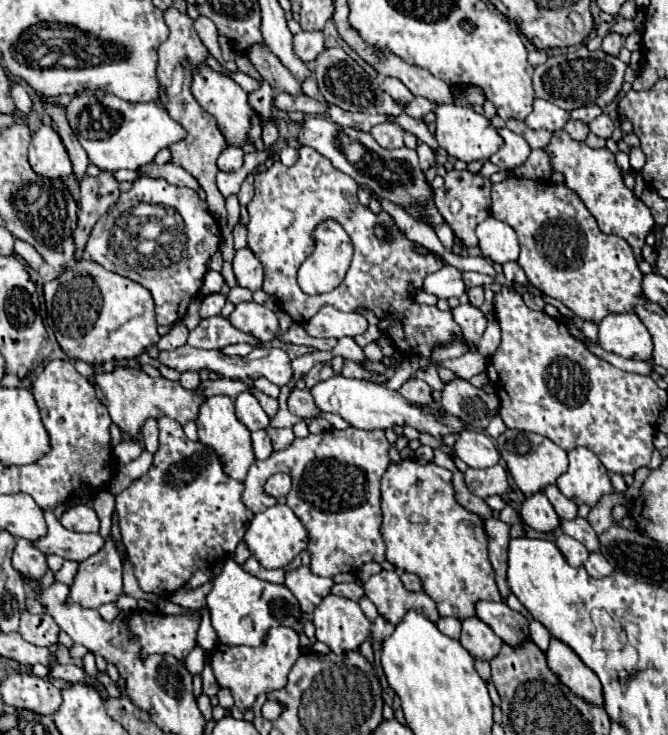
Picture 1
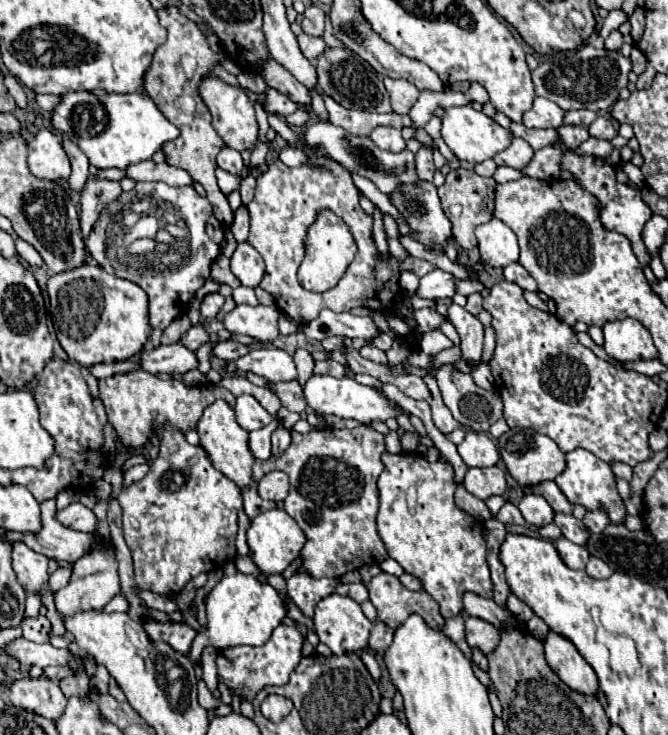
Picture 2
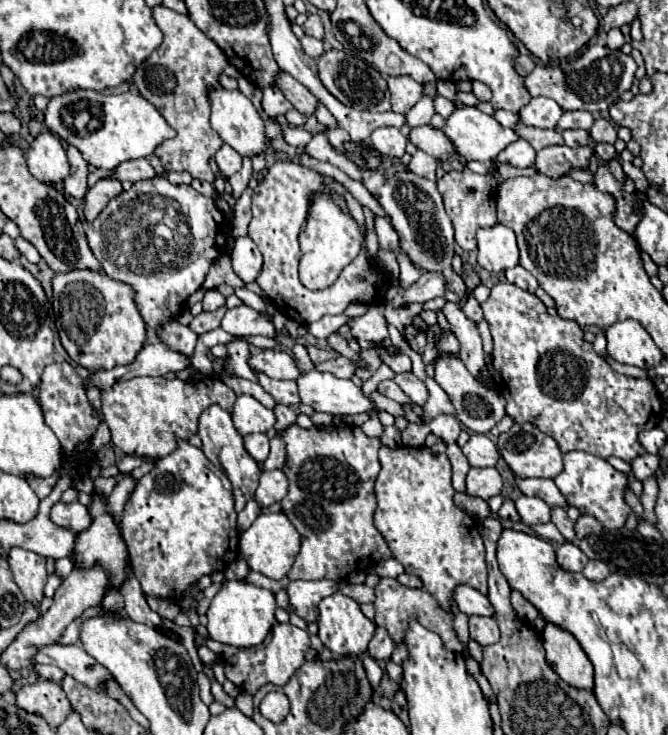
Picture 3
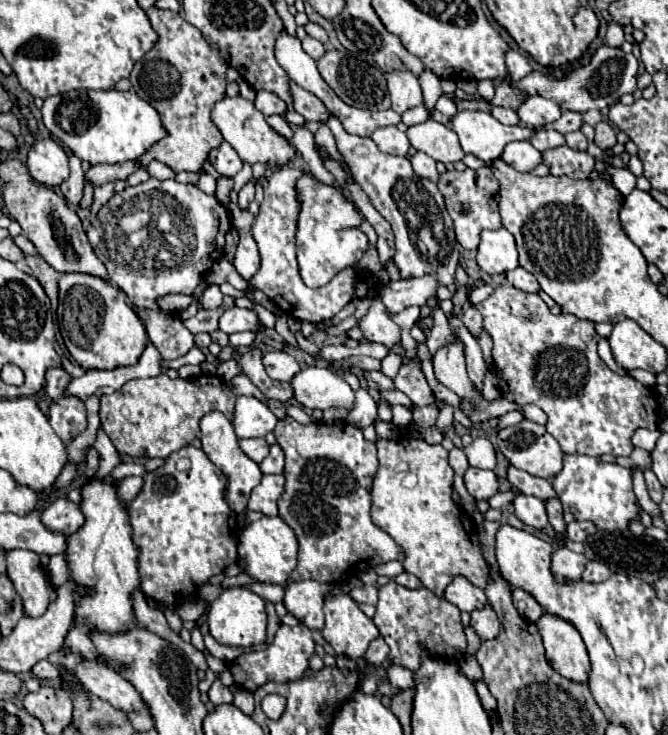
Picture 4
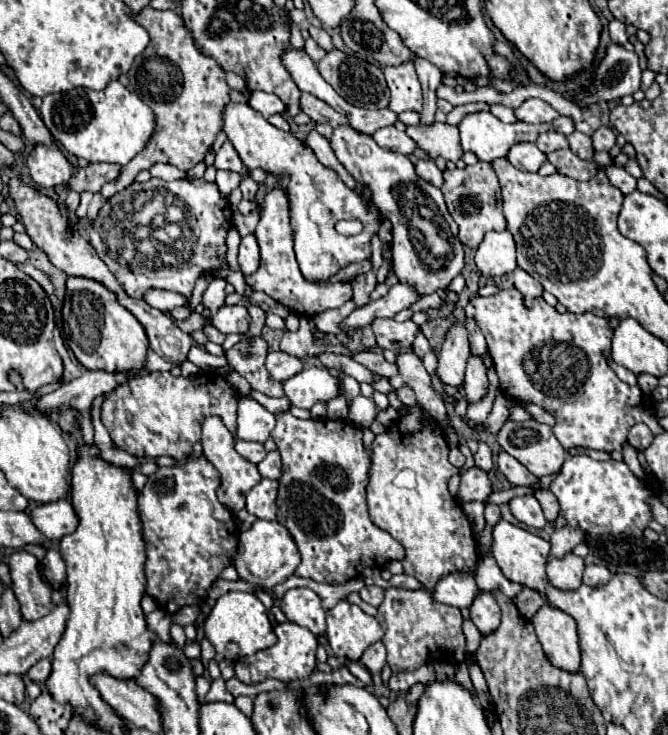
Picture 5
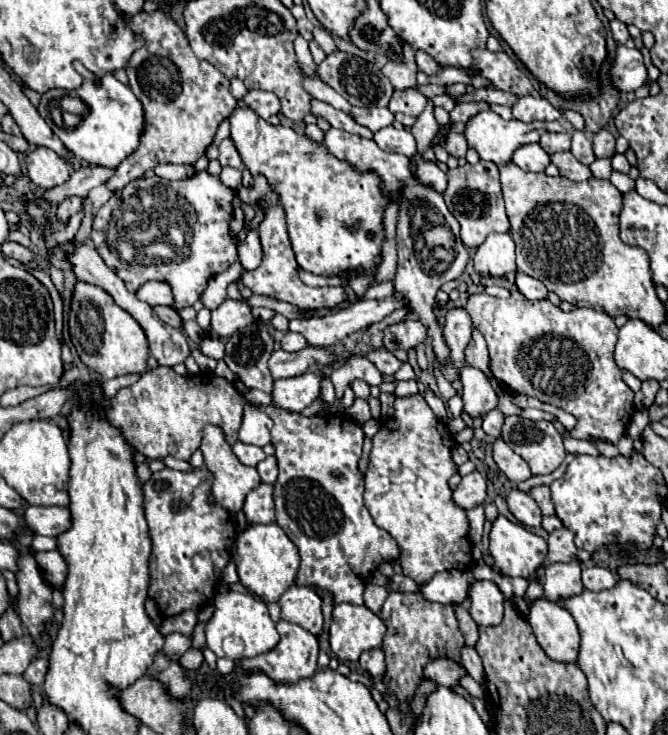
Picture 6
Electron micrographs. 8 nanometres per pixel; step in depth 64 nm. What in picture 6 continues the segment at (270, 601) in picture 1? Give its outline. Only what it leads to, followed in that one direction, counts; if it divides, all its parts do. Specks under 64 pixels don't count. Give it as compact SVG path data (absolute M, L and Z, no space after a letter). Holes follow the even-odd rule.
M220 592L214 598L214 606L216 606L216 612L210 618L210 622L206 624L206 646L216 656L226 656L224 650L222 650L222 640L226 636L242 638L242 642L244 642L244 658L264 654L264 652L272 650L278 644L280 634L276 632L276 626L270 620L270 614L268 614L268 606L262 600L258 600L258 598L250 596L250 594L240 594L240 592Z

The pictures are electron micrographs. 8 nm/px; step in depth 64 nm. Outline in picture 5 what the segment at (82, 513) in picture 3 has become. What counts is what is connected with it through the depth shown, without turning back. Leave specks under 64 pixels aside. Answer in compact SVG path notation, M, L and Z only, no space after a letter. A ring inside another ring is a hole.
M66 500L34 506L30 510L30 518L36 528L50 540L60 540L62 536L72 534L78 526L78 516L72 504Z

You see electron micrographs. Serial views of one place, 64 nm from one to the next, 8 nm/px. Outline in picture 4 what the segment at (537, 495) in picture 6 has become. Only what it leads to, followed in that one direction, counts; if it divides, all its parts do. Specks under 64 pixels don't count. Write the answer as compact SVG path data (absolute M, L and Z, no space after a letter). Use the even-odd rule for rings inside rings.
M558 498L552 500L544 500L546 506L546 514L548 514L548 522L556 532L564 532L566 530L566 522L562 520L562 504Z

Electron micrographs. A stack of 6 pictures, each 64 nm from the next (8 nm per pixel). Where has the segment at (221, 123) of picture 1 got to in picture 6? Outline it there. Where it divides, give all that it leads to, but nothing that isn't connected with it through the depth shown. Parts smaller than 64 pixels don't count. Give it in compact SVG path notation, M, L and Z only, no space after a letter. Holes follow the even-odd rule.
M236 108L230 114L230 136L242 156L242 162L252 172L252 176L266 176L272 192L278 194L280 206L286 214L288 236L292 242L292 250L296 254L296 262L300 268L320 274L320 276L358 276L366 272L374 272L382 262L382 240L384 226L382 216L388 206L388 196L380 188L380 176L376 172L356 172L352 164L346 160L336 160L324 144L310 140L308 136L300 136L290 126L272 126L264 122L250 108ZM356 230L356 232L352 232ZM366 232L376 232L376 238L366 238Z

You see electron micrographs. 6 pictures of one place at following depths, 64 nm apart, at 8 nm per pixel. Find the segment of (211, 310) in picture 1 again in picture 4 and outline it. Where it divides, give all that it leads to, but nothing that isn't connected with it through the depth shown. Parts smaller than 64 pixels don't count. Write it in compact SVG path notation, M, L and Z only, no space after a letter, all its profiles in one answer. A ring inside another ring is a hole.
M212 284L212 286L208 286L208 288L204 290L204 296L202 296L200 304L202 304L202 308L206 308L206 310L216 310L216 308L222 304L222 292L220 292L218 284Z

